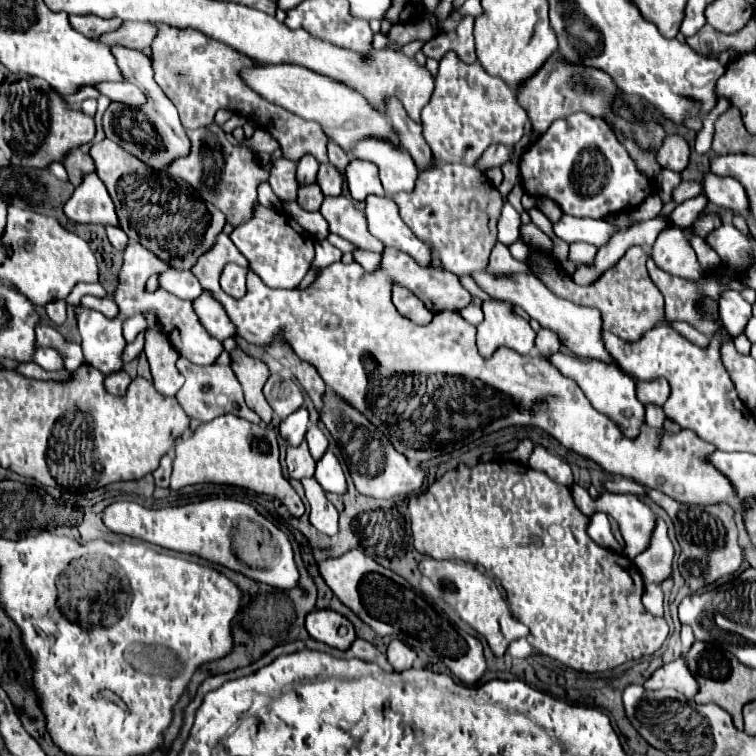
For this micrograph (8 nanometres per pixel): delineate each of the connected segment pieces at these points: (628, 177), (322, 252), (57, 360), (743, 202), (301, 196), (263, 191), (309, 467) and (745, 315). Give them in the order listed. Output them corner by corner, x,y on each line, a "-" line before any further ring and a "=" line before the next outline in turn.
574,113
554,121
522,155
520,177
530,195
550,197
566,215
590,219
600,219
606,213
632,211
654,193
652,181
636,167
606,121
586,113
=
326,239
316,241
316,243
314,243
314,247
316,247
316,255
314,255
314,261
312,261
312,269
314,269
316,277
318,277
318,275
320,275
320,271
322,271
324,267
328,267
328,265
332,265
332,263
340,261
342,253
340,253
334,245
330,245
=
40,347
34,355
34,361
46,371
60,371
64,367
60,353
56,349
50,349
50,347
=
708,173
704,177
704,193
708,195
710,203
718,207
738,211
746,217
750,215
750,201
748,201
746,189
734,177
722,177
722,175
=
306,183
306,185
300,185
298,189
298,203
302,209
306,211
318,211
320,205
322,205
322,189
318,189
318,183
=
260,183
260,187
258,187
258,201
264,207
274,207
274,209
280,207
280,199
274,195
274,191
270,189
268,183
=
306,441
300,447
288,447
286,465
288,465
288,473
292,479
304,479
304,477
314,475
316,461
312,459
312,455
308,451
=
724,291
718,299
720,303
720,319
724,323
724,327
738,337
738,333
744,331
748,319
752,317
752,307
750,303
740,295
740,291

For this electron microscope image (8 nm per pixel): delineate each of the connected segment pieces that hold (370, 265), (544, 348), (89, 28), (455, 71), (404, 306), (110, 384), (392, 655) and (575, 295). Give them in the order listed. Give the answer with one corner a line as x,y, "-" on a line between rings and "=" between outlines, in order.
362,249
354,251
354,257
356,257
356,261
358,261
366,271
378,271
378,267
380,267
380,263
382,263
382,255
370,253
370,251
362,251
=
540,331
538,337
536,337
536,349
542,357
550,355
550,353
556,353
558,349
562,349
562,341
558,341
558,337
554,335
554,331
=
70,15
70,23
76,31
80,31
86,37
98,39
100,35
114,31
122,25
120,19
102,19
96,15
=
448,51
440,59
436,89
430,103
422,109
424,139
438,161
474,165
478,155
494,143
516,145
524,135
526,123
526,111
502,79
488,75
480,63
462,63
454,51
=
394,283
392,287
392,302
404,317
408,317
416,325
428,325
434,317
434,313
428,311
424,303
410,289
398,283
=
118,371
118,373
106,377
106,389
108,389
112,395
124,395
126,389
128,389
128,385
130,385
130,381
132,381
132,379
128,377
128,373
=
392,641
388,645
388,653
386,655
388,655
388,661
392,663
392,667
396,671
410,669
414,665
414,661
416,661
416,653
410,647
406,647
404,643
400,643
400,641
=
630,247
626,251
626,255
614,267
610,267
598,281
594,281
590,285
574,283
574,279
562,269
562,265
552,255
548,255
544,251
538,251
538,249
530,251
530,255
526,259
526,265
530,267
530,271
538,279
542,279
546,283
546,287
554,295
558,295
562,299
568,299
572,303
596,307
602,313
602,329
614,333
616,337
620,337
624,341
636,341
650,327
656,327
660,323
670,323
674,330
678,331
690,342
701,348
706,348
710,341
708,337
698,332
686,322
669,322
666,320
662,293
658,291
658,287
650,279
648,271
646,271
646,261
648,261
648,255
642,251
642,247

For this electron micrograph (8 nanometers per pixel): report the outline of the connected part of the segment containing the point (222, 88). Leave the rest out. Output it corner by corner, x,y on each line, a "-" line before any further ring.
158,25
158,29
160,33
152,41
156,81
168,95
168,99
176,105
180,121
186,129
206,127
214,121
218,109
228,109
254,121
258,129
268,131
280,143
280,151
286,159
298,161
304,153
312,153
320,163
328,161
328,139
322,127
318,127
318,123
298,119
298,115
278,105
272,105
266,99
260,99
260,95
242,81
240,71
244,67
256,67
254,59
230,49
230,45
220,43
196,29
178,29
170,25

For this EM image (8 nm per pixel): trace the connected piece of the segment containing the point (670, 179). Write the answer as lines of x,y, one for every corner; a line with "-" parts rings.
663,168
656,178
657,194
662,202
668,203
672,199
673,190
681,183
681,173

